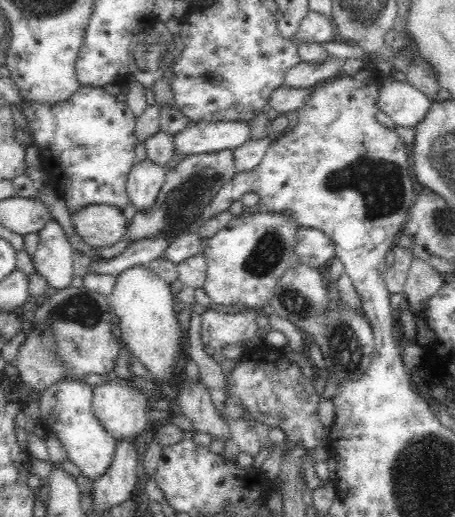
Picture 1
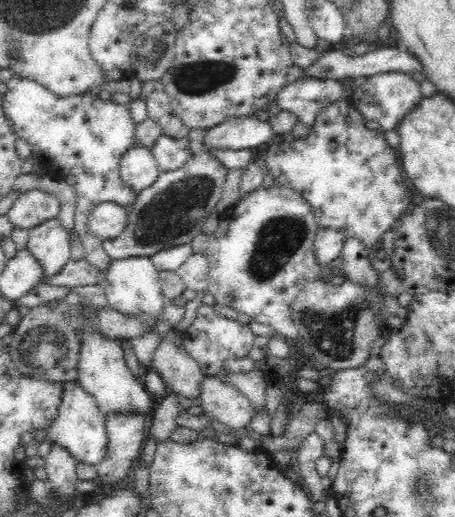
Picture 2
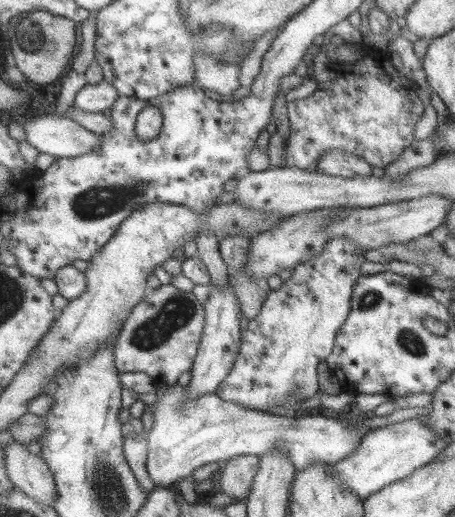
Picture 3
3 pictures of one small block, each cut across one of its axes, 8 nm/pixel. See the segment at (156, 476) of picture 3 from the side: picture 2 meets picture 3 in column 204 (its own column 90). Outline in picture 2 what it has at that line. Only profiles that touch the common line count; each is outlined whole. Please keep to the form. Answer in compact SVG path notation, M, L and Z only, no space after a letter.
M77 381L63 382L62 386L58 414L53 424L46 429L47 440L68 450L78 462L96 466L104 460L108 444L104 413L98 408L96 399L88 394Z

